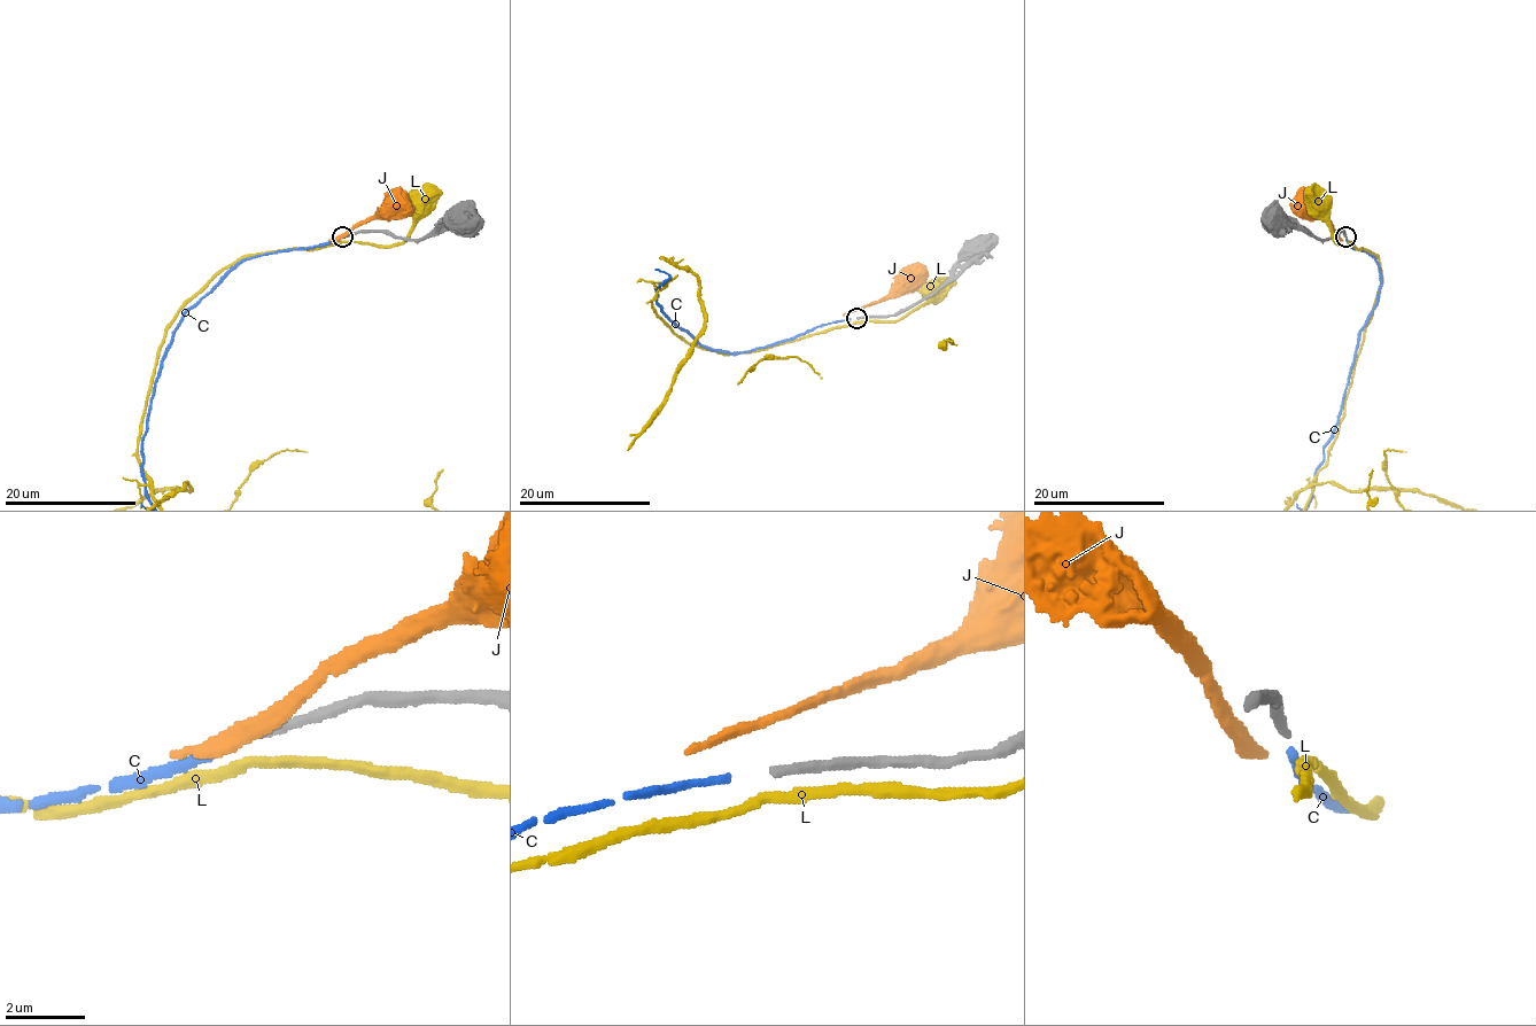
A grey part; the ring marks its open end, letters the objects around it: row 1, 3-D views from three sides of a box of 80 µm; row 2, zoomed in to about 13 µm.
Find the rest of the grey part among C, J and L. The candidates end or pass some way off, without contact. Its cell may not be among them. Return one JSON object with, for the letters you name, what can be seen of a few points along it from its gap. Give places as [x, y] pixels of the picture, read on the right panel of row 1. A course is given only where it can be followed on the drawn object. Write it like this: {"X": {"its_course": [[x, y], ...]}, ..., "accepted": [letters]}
{"accepted": ["C"]}

